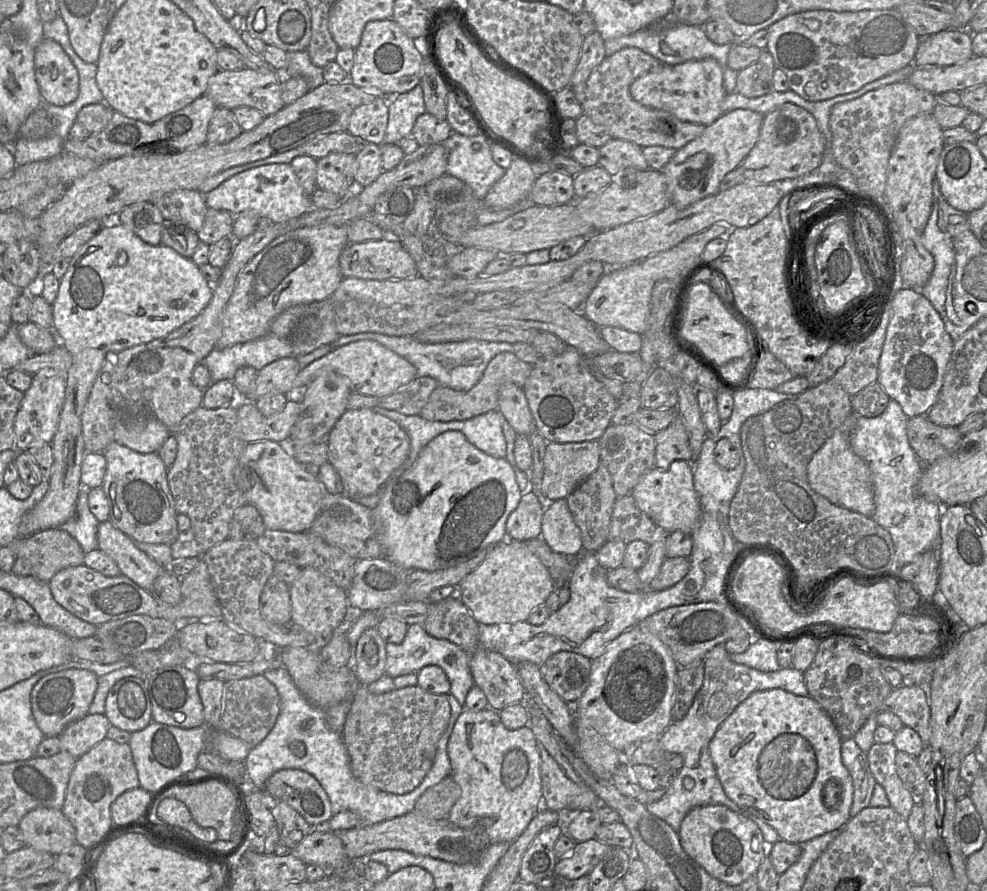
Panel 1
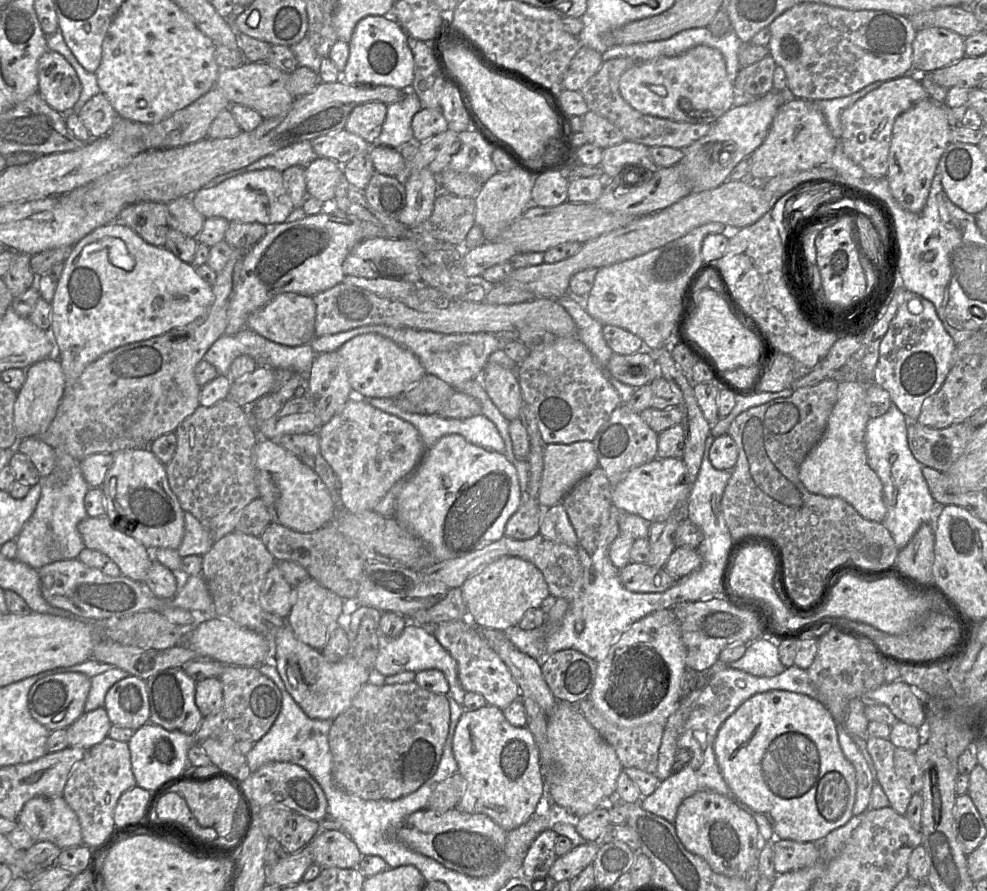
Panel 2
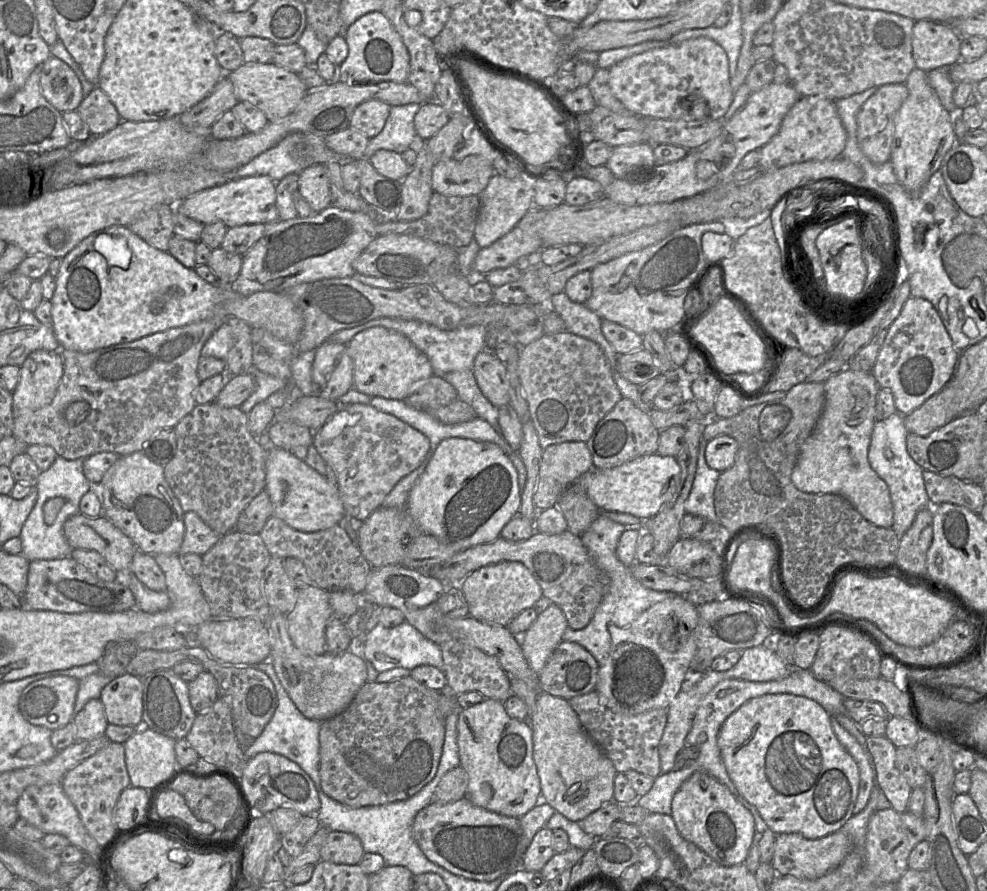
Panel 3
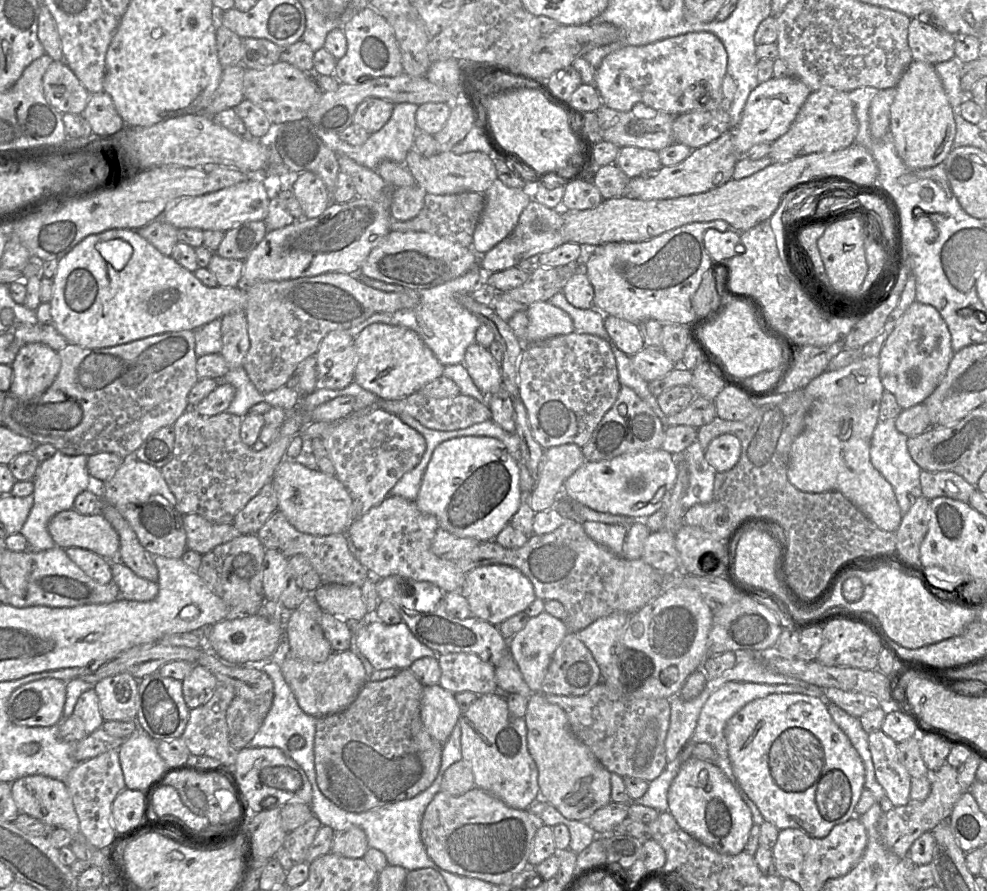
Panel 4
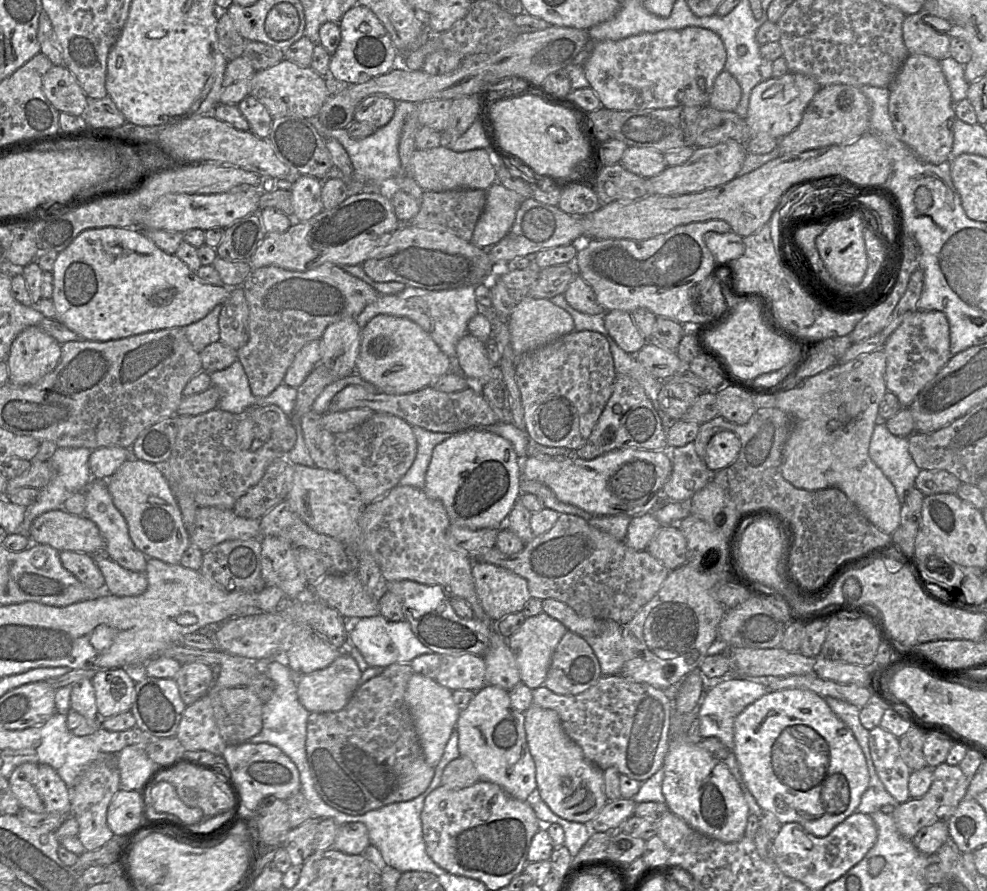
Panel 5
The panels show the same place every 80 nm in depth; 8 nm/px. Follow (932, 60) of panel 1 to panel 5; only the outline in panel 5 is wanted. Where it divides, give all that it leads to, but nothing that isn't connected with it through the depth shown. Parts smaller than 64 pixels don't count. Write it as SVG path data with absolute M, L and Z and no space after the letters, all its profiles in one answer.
M917 12L915 14L906 15L902 24L903 41L909 54L924 54L942 60L949 56L950 37L942 32L935 30L930 21L924 21L924 17L928 12Z

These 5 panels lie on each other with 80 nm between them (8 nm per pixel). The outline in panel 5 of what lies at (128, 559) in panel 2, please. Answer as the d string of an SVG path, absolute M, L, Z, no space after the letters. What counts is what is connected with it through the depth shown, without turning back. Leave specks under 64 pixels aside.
M63 509L51 510L35 518L28 530L28 536L33 543L47 544L59 552L84 552L91 556L104 554L105 541L97 525L87 517L72 515Z

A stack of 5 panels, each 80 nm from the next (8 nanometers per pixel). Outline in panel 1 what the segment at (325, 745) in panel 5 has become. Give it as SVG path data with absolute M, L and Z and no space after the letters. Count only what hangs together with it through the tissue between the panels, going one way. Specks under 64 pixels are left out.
M418 685L374 694L358 686L342 729L355 778L380 791L405 794L418 787L431 769L437 743L451 715L447 694L432 694Z

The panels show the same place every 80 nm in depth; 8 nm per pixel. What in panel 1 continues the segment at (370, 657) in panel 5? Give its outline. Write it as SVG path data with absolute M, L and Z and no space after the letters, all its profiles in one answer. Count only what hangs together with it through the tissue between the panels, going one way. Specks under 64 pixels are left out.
M419 624L409 625L404 640L400 644L386 643L385 674L391 678L418 673L430 665L439 666L445 672L450 682L450 694L464 705L467 693L474 686L469 663L470 655L458 645L429 635Z

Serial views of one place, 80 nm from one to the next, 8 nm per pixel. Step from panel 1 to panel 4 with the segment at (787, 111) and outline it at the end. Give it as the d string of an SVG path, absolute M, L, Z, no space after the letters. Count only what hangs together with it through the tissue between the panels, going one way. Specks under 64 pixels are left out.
M823 86L810 93L789 130L771 143L767 156L775 163L815 152L836 151L854 143L857 133L858 120L849 92Z

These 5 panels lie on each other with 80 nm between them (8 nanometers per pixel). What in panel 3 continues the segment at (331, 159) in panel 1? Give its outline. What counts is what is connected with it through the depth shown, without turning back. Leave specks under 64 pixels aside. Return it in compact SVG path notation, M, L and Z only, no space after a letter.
M314 164L298 174L298 192L309 203L314 213L331 205L327 169L324 164Z

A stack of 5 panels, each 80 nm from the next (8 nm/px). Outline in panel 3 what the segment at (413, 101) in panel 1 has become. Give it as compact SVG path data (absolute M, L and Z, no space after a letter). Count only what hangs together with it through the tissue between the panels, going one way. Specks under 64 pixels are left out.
M411 103L392 106L382 131L369 140L363 159L369 160L375 152L381 149L402 154L408 148L416 145L418 136L414 126L414 118L421 105Z

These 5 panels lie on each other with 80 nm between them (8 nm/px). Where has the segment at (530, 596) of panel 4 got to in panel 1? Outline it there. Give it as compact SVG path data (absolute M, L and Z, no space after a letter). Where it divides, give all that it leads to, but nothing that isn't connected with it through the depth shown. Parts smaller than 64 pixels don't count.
M506 538L491 547L484 561L463 579L458 586L458 598L462 600L479 625L512 624L527 621L530 613L544 604L554 590L550 573L540 559L523 541Z

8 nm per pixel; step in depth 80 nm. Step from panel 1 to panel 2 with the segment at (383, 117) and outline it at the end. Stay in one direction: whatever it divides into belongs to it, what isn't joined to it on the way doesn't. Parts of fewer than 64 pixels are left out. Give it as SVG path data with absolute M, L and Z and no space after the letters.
M382 102L363 103L352 110L345 129L362 137L370 145L374 144L381 134L386 115L386 104Z

